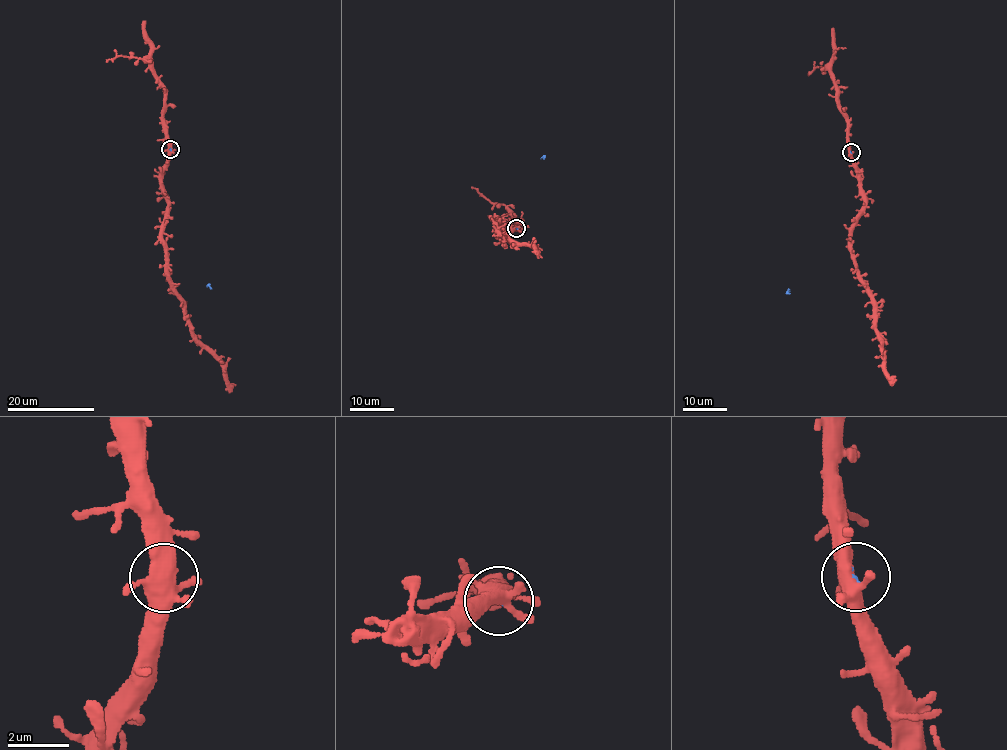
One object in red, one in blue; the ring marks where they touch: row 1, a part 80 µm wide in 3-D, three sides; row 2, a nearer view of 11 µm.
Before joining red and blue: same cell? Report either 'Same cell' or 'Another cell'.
Another cell

